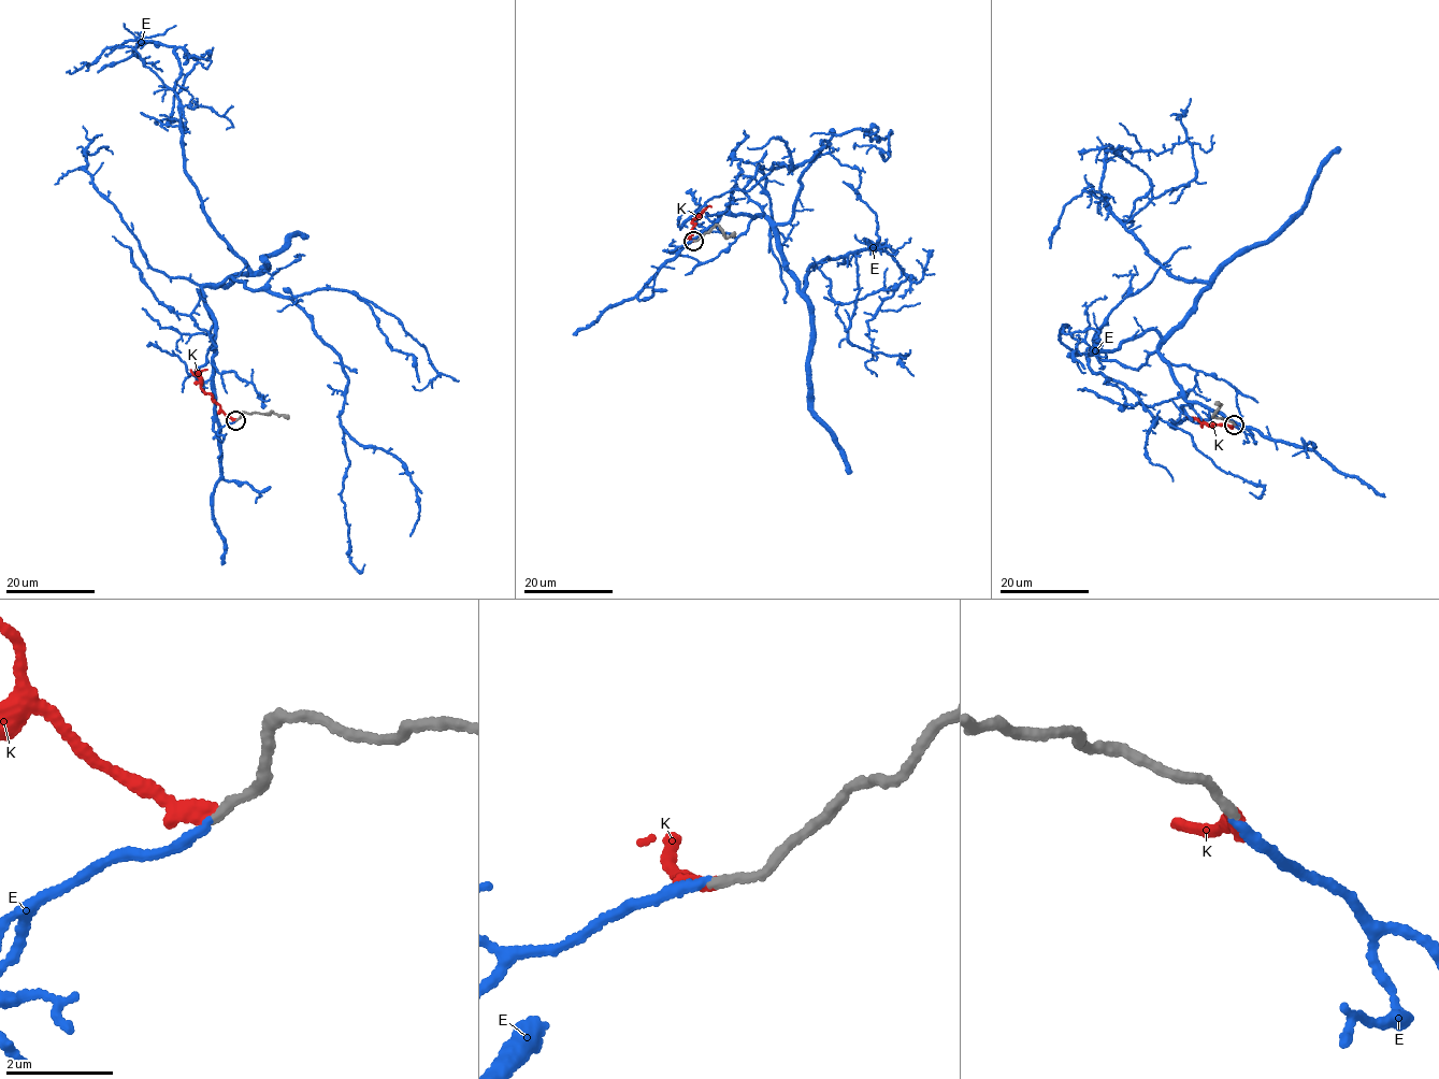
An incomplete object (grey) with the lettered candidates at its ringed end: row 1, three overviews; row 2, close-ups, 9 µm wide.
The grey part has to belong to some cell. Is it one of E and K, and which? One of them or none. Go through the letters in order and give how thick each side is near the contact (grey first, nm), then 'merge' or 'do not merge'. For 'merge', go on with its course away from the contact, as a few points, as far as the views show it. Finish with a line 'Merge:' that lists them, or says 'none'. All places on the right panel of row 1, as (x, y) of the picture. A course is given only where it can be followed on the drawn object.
E: calibres 160 and 170 nm; merge; course (1234, 425), (1182, 397), (1157, 351), (1207, 284), (1110, 210), (1109, 150), (1151, 184), (1123, 227)
K: calibres 170 and 240 nm; do not merge
Merge: E

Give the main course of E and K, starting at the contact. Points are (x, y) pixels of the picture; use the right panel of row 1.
E: (1234, 425), (1182, 397), (1157, 351), (1207, 284), (1110, 210), (1109, 150), (1151, 184), (1123, 227)
K: (1234, 423), (1207, 426), (1186, 415)

